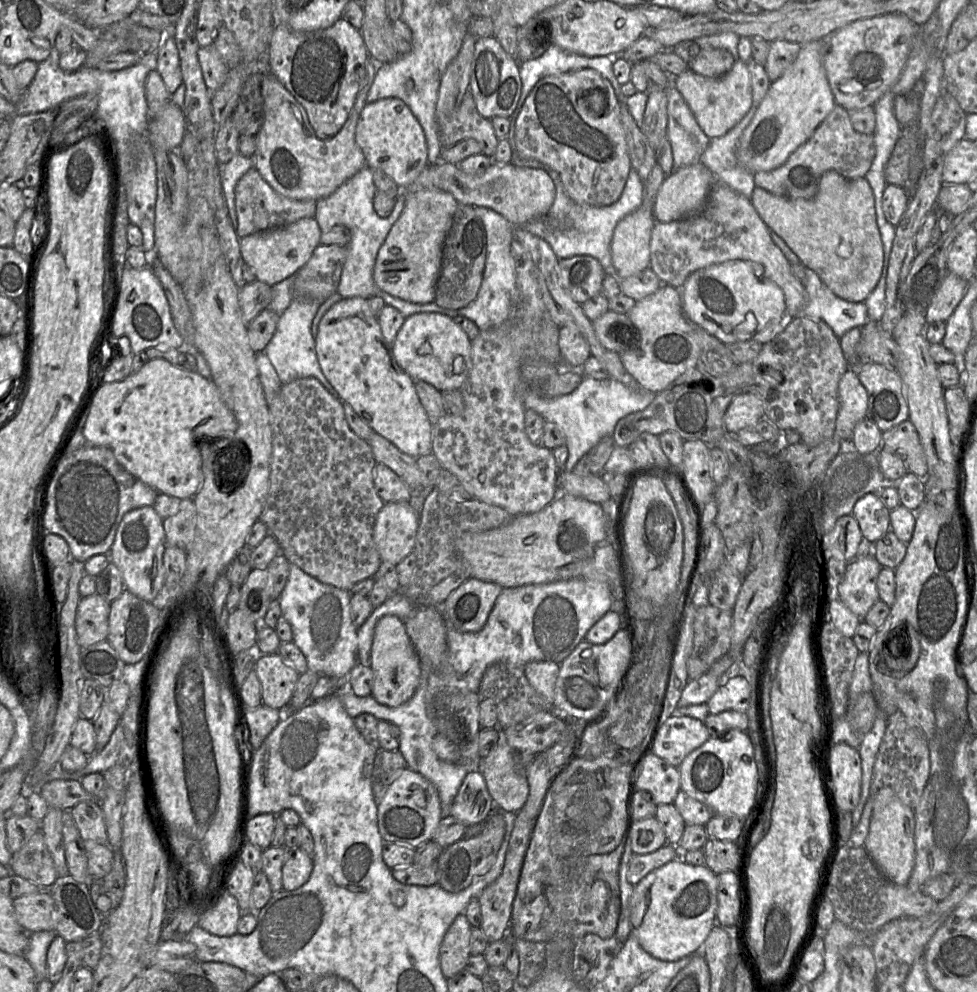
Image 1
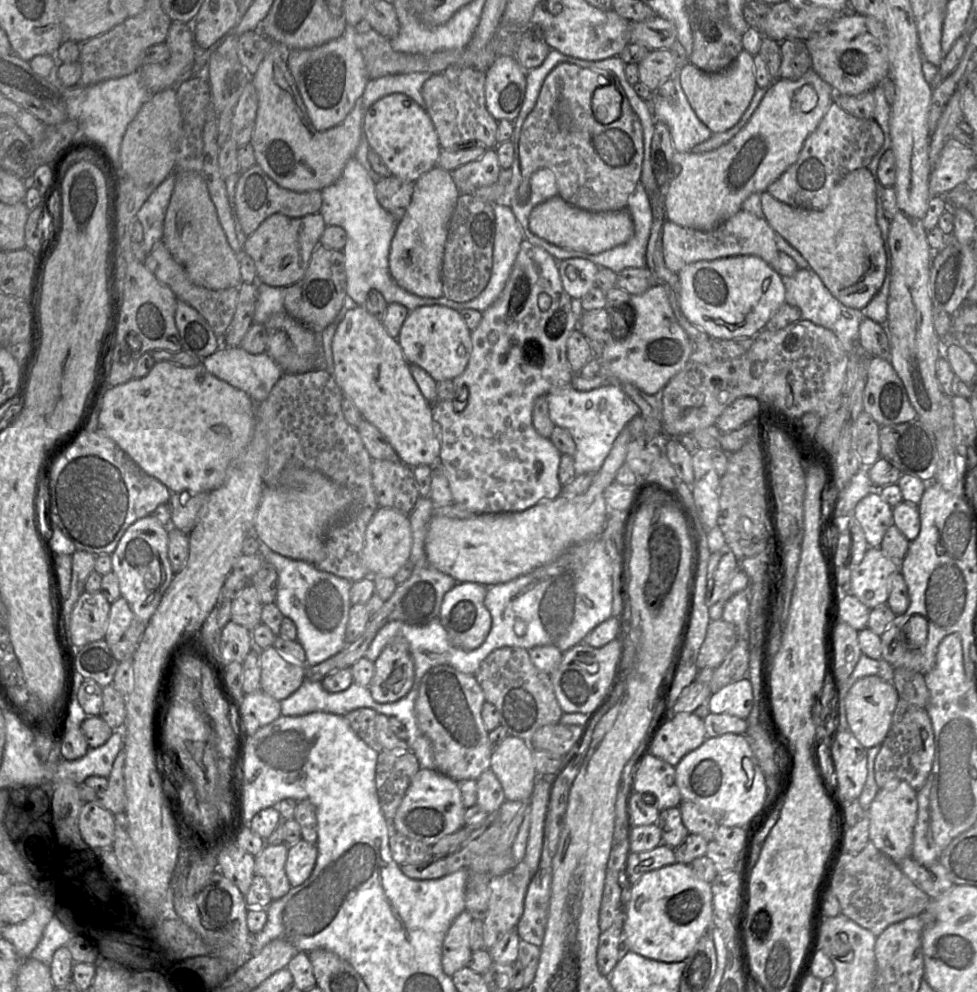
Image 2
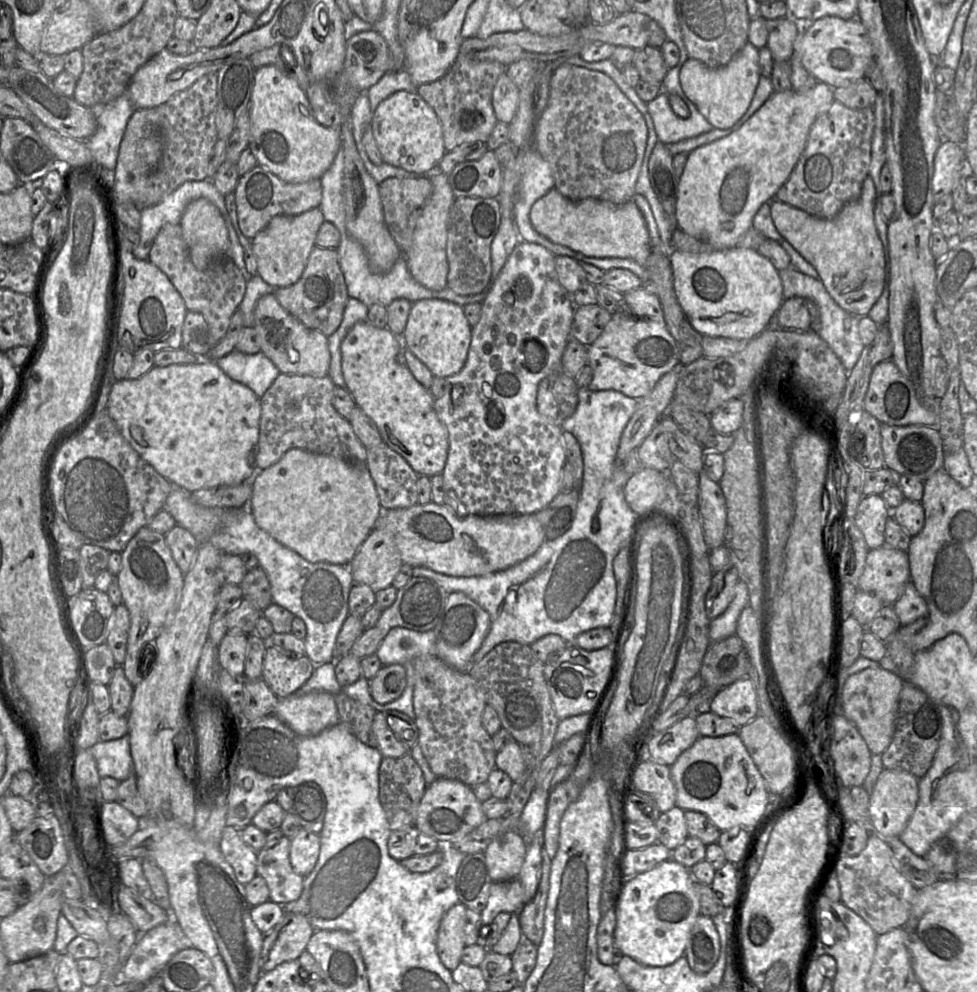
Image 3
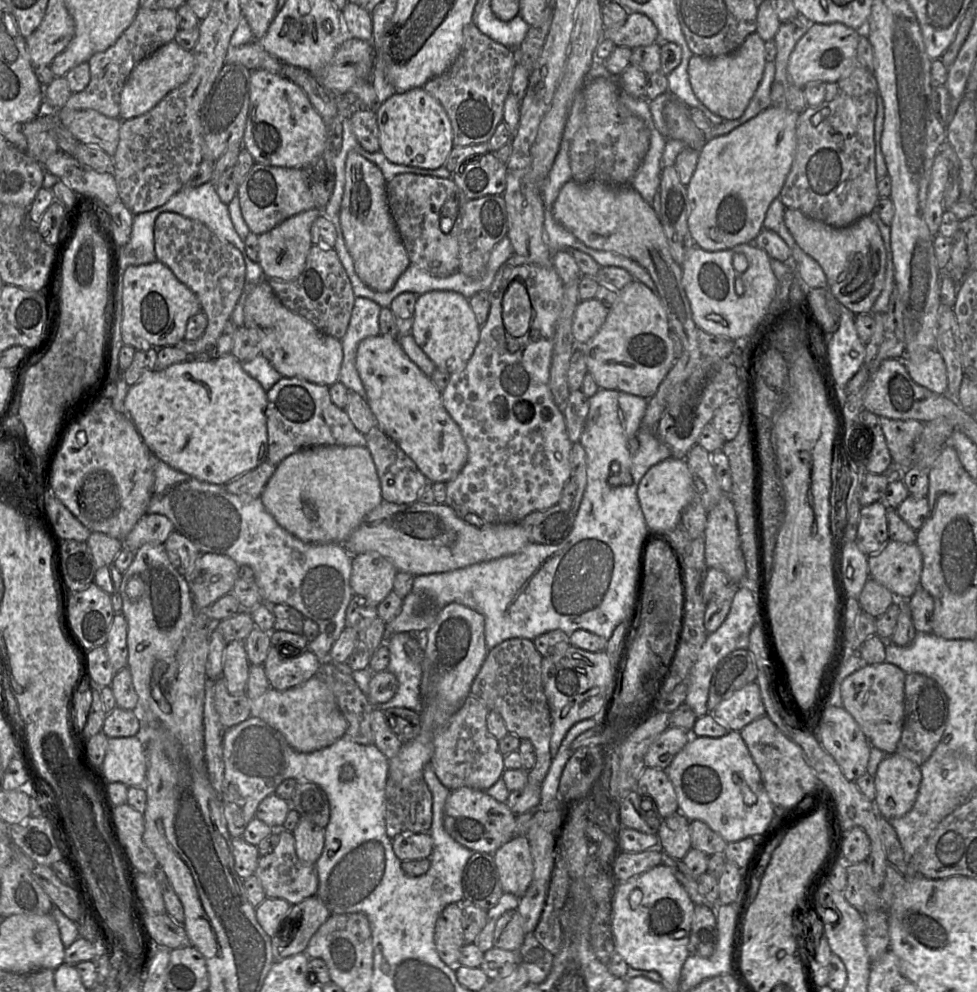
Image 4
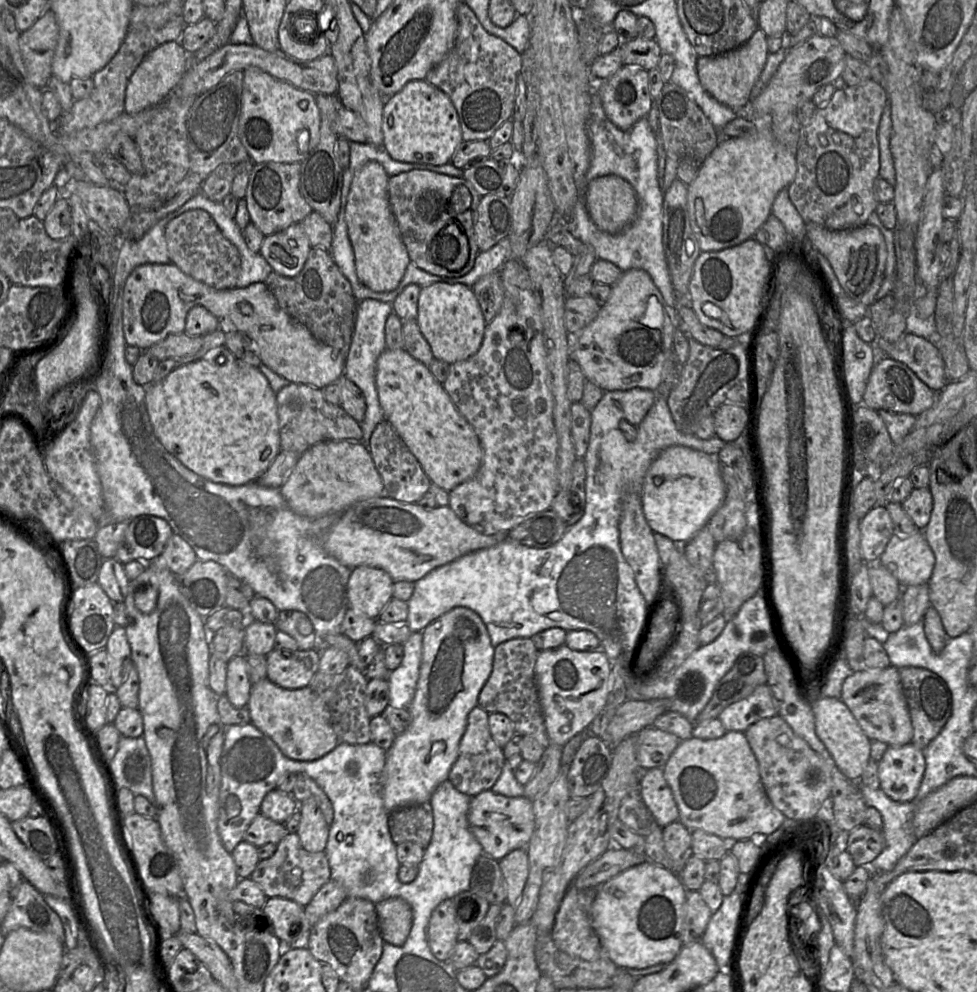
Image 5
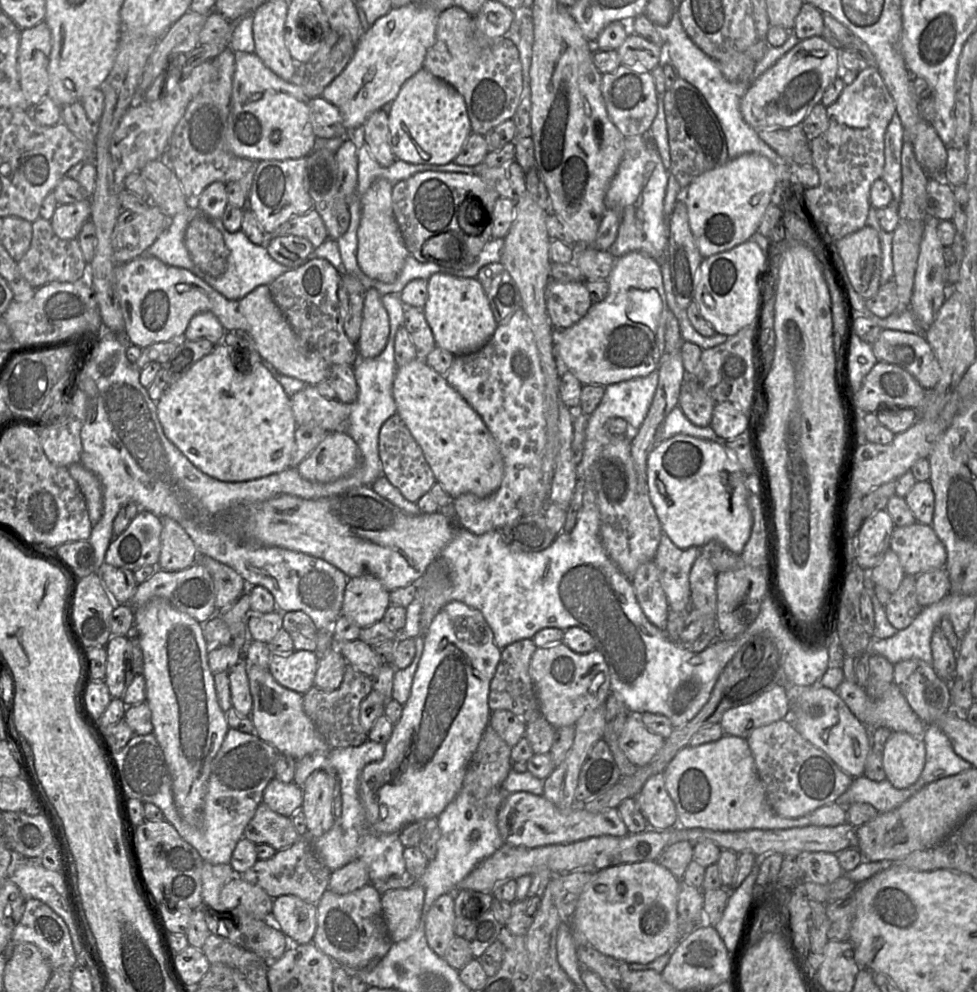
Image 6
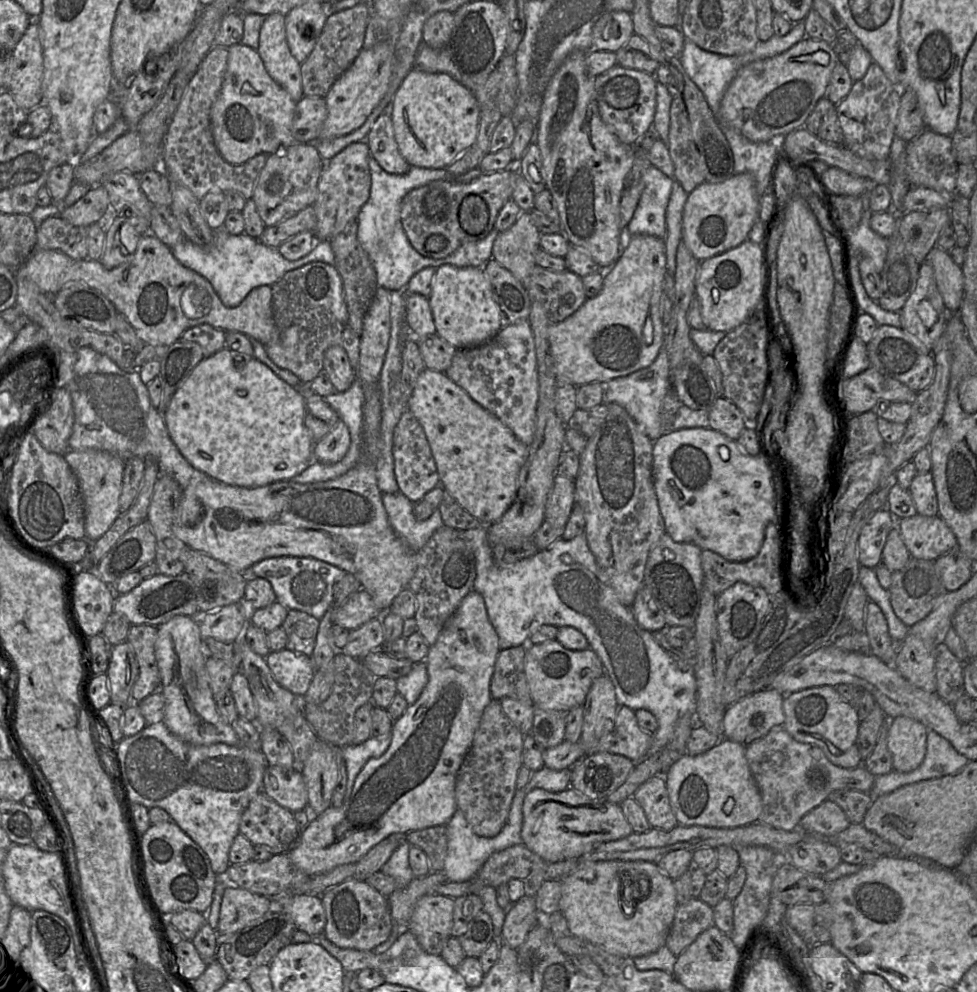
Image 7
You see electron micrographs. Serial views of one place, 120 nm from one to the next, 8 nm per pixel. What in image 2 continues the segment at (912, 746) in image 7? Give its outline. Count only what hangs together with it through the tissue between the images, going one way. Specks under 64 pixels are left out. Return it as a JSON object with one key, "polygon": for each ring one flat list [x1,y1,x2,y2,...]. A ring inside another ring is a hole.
{"polygon":[[893,782,879,789,872,801,867,815,870,819,869,840,875,847,895,863,912,856,913,832,917,819,917,790,907,782]]}

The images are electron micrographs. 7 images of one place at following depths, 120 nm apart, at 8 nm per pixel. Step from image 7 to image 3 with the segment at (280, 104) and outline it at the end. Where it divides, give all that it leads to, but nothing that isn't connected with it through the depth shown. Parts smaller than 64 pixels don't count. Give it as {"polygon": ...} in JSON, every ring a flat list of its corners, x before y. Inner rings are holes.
{"polygon":[[272,65,255,69,248,147,258,164,285,182,303,183,321,178,333,163,341,145,340,129,317,122,305,90,294,78]]}

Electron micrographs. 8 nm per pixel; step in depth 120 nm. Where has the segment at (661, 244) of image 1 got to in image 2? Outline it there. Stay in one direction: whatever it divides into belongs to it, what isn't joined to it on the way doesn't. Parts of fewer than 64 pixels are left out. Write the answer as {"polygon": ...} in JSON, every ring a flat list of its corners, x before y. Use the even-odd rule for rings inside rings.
{"polygon":[[743,209,711,231,686,228,666,220,662,228,662,244,665,264,676,274,685,266,698,261,754,255,771,264,779,254,773,228,765,218,759,218]]}

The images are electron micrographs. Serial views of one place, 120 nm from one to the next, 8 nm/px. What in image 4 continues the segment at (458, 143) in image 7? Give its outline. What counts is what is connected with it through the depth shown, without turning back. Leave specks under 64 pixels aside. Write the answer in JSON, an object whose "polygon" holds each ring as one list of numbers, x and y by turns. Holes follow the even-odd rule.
{"polygon":[[423,87,396,92,376,108,380,151,392,163,437,169,453,149,453,131,443,106]]}

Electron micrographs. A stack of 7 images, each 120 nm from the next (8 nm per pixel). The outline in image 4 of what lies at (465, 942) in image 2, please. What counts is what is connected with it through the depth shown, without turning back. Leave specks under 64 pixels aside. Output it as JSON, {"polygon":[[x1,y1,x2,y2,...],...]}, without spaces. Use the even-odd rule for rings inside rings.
{"polygon":[[448,904,440,913,434,930,434,942,440,959,450,967,459,965,463,945,461,904]]}

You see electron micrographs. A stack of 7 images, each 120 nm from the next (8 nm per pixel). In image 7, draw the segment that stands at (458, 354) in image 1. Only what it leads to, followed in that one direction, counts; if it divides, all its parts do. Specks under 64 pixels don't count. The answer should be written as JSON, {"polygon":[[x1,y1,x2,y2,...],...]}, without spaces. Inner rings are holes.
{"polygon":[[438,267,428,299,436,333,457,350,481,346,502,328,499,307,483,267]]}

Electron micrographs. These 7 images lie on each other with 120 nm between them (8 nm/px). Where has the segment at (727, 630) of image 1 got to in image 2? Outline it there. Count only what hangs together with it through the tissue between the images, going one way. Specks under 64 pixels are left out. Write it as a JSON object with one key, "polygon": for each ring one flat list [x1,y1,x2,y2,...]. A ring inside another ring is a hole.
{"polygon":[[722,619,710,620,696,660,698,670,705,667,716,669,734,647,736,641,737,635,731,625]]}

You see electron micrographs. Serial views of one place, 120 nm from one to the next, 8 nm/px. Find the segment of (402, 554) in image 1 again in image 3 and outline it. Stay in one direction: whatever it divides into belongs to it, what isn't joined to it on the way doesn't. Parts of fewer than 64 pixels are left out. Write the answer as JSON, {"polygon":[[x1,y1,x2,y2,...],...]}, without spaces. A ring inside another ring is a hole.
{"polygon":[[373,528,349,564,354,584,369,586,374,593,392,585,403,561,388,532]]}

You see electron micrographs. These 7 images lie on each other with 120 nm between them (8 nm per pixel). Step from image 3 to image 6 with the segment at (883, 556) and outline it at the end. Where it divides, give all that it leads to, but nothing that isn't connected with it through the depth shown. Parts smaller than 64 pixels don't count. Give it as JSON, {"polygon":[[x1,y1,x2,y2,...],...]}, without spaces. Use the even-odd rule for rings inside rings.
{"polygon":[[916,522,909,526,896,526,889,549,897,554,907,575,918,576,944,568,946,564,945,546,931,525]]}

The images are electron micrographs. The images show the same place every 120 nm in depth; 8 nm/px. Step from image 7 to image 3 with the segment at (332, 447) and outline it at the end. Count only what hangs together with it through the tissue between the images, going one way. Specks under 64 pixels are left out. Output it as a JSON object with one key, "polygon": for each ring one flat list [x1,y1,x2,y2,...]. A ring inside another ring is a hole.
{"polygon":[[301,448,288,450,277,463,258,471,251,486,248,507,258,527,311,563,349,565,383,512,366,463,355,464]]}

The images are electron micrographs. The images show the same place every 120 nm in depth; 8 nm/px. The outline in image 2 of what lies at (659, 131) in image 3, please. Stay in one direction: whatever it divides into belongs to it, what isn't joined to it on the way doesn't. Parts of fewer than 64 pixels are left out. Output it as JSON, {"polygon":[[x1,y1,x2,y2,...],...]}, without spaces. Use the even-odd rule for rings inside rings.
{"polygon":[[674,86,676,95,672,100,654,94,653,115,656,121,665,123,669,128,676,152,691,152,693,147,709,139,713,133,686,101,683,88]]}

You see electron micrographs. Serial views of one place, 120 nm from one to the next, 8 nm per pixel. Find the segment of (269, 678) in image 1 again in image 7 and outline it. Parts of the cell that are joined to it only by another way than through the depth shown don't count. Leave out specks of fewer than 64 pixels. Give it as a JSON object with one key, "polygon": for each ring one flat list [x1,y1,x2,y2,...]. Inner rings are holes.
{"polygon":[[285,648,270,652,266,662,278,684,303,698,316,671,311,656]]}

